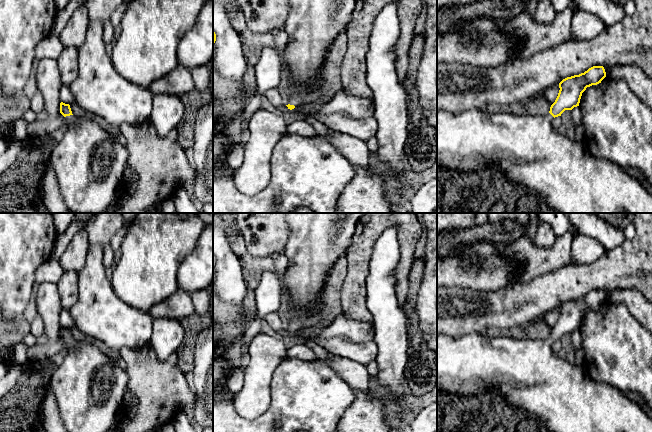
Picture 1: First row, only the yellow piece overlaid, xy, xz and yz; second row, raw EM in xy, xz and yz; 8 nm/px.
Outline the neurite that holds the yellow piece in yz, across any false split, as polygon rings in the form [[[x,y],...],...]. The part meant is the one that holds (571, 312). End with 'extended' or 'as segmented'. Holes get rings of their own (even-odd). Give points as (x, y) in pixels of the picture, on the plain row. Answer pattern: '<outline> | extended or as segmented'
[[[593,290],[584,297],[563,303],[559,317],[548,338],[522,340],[507,336],[484,337],[473,333],[460,339],[437,336],[437,391],[458,396],[478,396],[489,387],[510,406],[522,409],[538,418],[546,432],[652,432],[652,419],[625,393],[591,379],[584,366],[570,364],[562,355],[553,352],[552,344],[565,334],[579,330],[587,311],[597,309],[606,301],[603,290]]] | extended

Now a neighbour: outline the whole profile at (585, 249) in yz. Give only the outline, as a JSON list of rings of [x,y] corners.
[[[575,235],[572,242],[574,265],[593,263],[606,253],[605,247],[596,239],[587,235]]]

